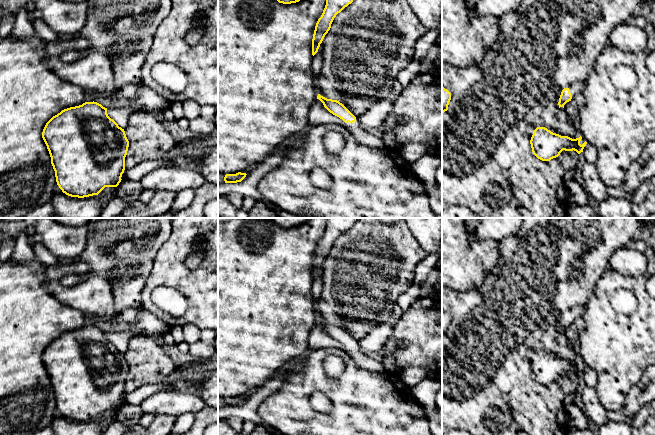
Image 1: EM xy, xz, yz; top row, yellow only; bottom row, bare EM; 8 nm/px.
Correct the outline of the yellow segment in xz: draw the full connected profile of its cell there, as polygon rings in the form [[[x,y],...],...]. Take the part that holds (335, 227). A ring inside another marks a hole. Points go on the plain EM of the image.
[[[327,218],[326,229],[321,241],[318,243],[313,263],[312,279],[314,280],[320,271],[325,259],[331,252],[331,248],[338,237],[353,226],[358,218]]]

